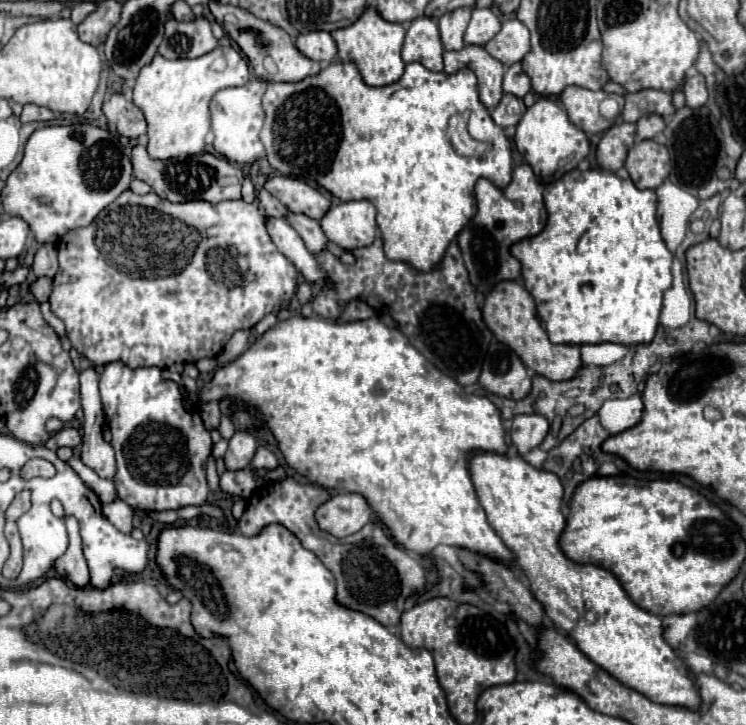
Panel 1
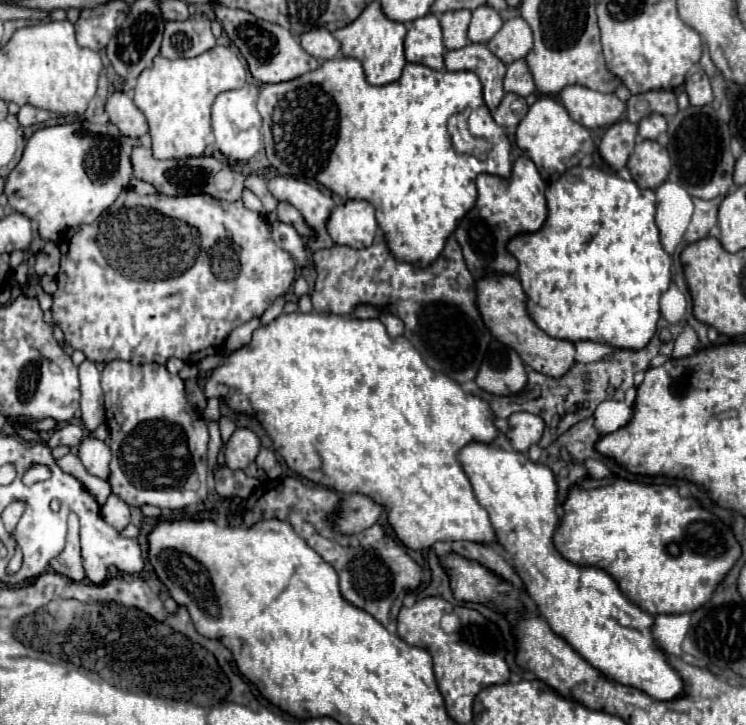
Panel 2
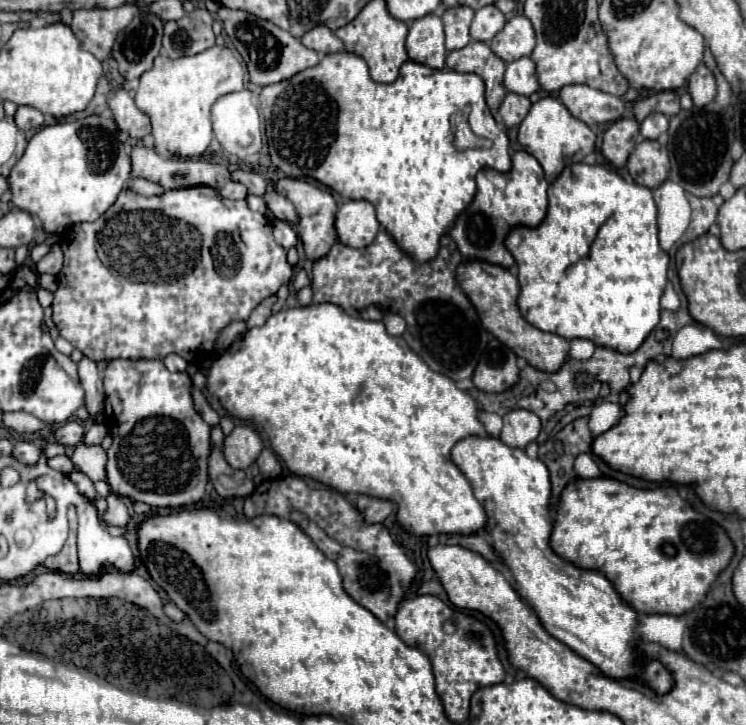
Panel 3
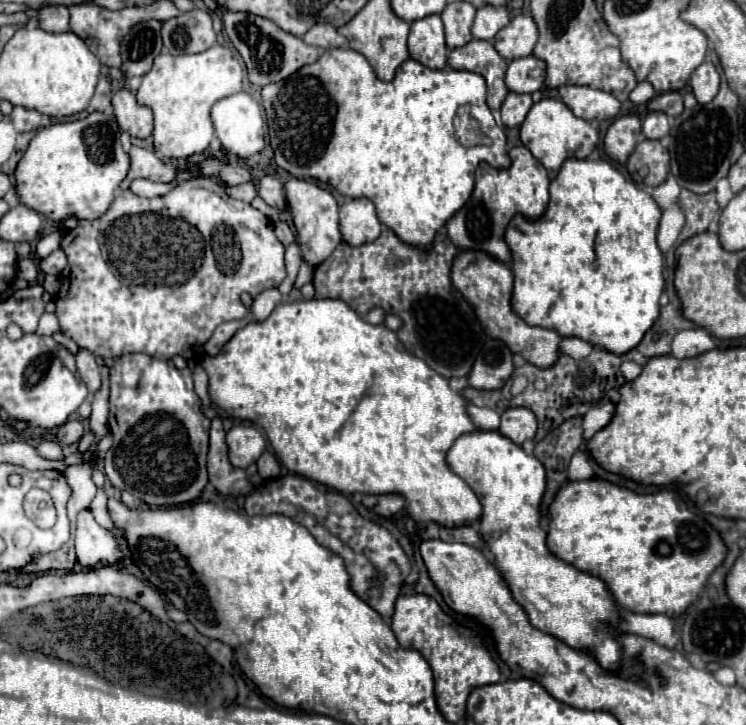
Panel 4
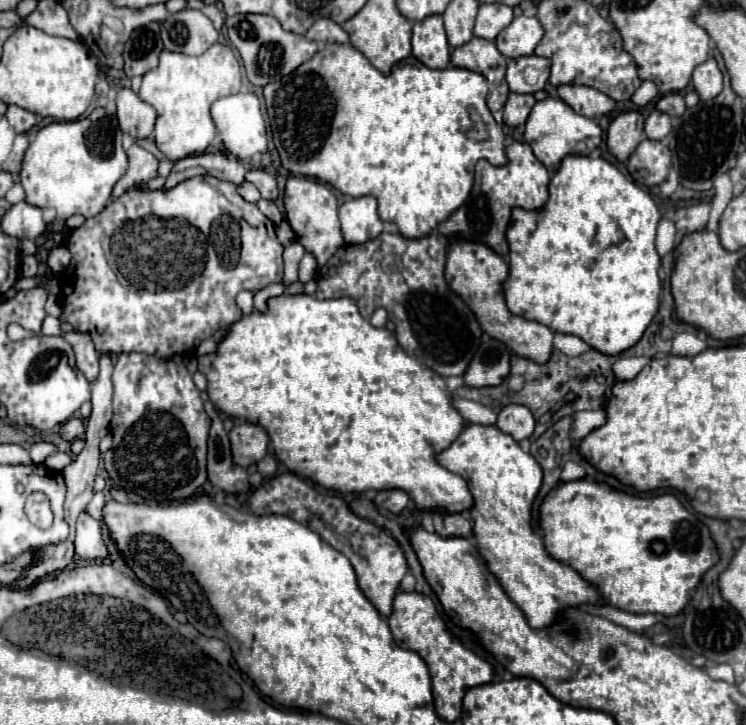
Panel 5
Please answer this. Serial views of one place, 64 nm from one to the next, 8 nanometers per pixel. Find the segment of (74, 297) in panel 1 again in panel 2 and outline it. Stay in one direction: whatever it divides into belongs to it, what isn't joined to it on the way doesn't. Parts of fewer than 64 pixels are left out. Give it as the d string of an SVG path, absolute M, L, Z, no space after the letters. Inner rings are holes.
M124 190L116 202L100 214L100 218L96 224L92 226L78 226L78 228L70 228L62 240L58 242L60 250L62 250L62 260L60 260L60 272L56 276L58 280L58 290L52 294L52 318L60 324L66 342L70 342L70 346L74 350L82 350L86 354L86 358L90 362L96 364L106 364L112 360L126 360L132 364L146 364L146 362L158 362L158 364L166 364L170 358L180 358L184 362L198 362L204 356L214 354L230 336L230 332L236 326L246 324L246 320L252 320L254 316L262 316L268 306L272 306L272 302L280 296L284 296L292 282L296 280L296 266L294 260L290 258L288 252L284 252L282 248L278 248L272 238L270 238L270 226L266 222L266 218L260 212L248 210L242 200L238 202L226 202L226 200L214 200L206 194L196 194L196 196L182 196L182 198L168 198L162 194L148 194L148 196L138 196L132 190ZM196 226L198 226L198 236L200 236L200 248L194 254L196 248Z

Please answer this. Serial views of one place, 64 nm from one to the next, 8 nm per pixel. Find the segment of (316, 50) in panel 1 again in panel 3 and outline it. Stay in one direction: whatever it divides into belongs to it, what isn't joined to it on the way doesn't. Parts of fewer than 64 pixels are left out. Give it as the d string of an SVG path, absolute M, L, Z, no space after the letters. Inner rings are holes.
M324 24L312 28L310 32L306 32L302 38L302 44L314 52L322 52L322 54L334 54L334 52L342 52L344 44L340 38L336 38Z

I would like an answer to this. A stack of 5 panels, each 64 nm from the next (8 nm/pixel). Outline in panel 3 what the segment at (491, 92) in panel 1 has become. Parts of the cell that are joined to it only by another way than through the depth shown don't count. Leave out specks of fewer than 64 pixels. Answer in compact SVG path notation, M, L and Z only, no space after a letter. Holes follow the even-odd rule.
M470 42L460 50L452 50L446 56L446 66L456 72L474 72L486 84L486 104L492 112L498 110L506 96L502 78L506 64L484 42Z

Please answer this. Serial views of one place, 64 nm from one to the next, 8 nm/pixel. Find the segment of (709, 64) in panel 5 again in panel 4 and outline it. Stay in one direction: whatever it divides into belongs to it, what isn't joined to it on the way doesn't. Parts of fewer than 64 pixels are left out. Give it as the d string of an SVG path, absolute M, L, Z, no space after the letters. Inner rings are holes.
M702 62L692 72L690 86L692 86L692 92L698 100L698 104L712 102L712 98L718 94L718 86L720 86L720 76L718 76L716 68L712 66L712 62Z

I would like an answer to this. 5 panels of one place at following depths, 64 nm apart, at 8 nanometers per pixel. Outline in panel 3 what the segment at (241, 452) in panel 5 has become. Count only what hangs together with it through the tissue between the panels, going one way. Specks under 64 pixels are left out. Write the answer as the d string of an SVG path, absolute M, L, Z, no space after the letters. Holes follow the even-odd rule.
M236 426L224 440L224 458L232 468L246 470L262 452L260 436L248 426Z

